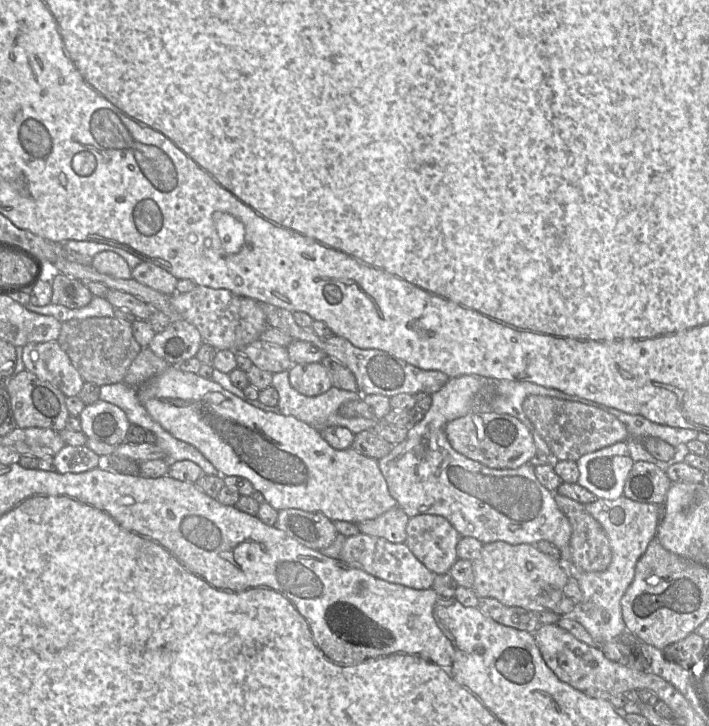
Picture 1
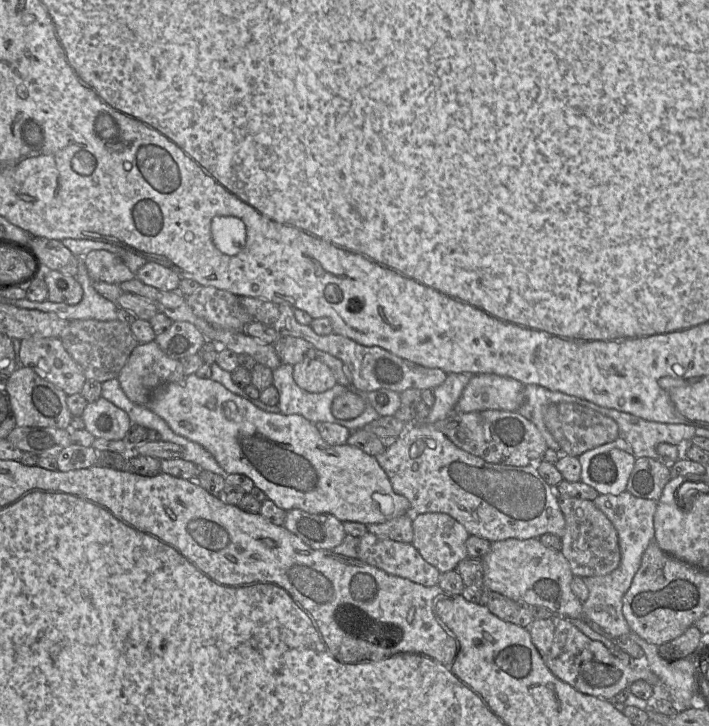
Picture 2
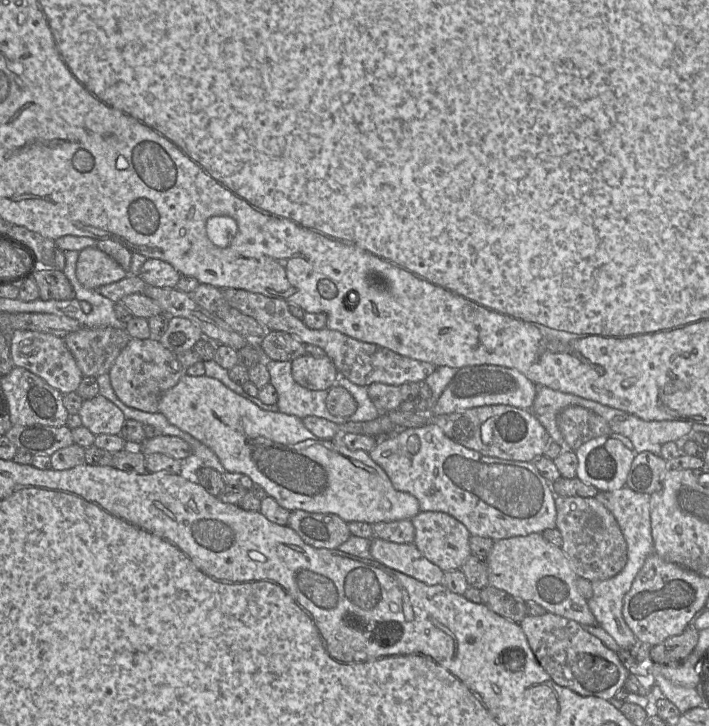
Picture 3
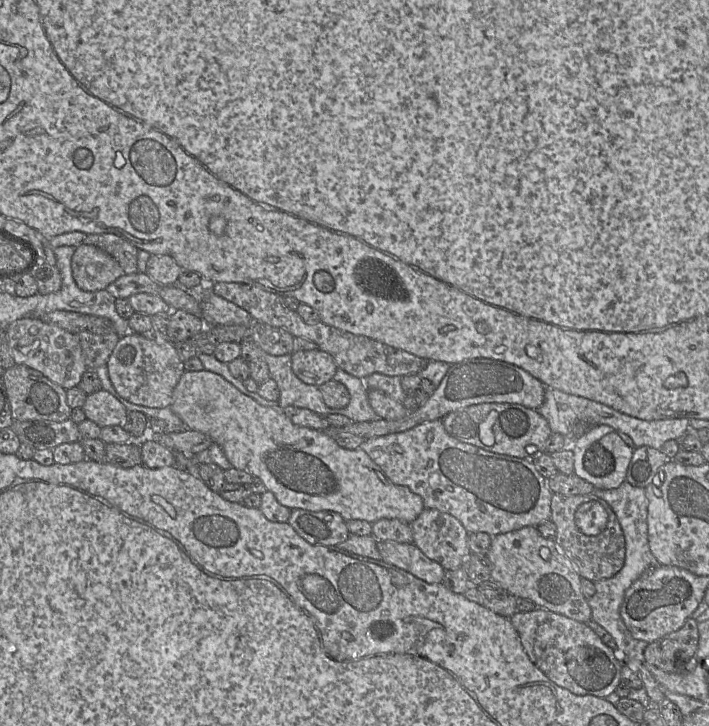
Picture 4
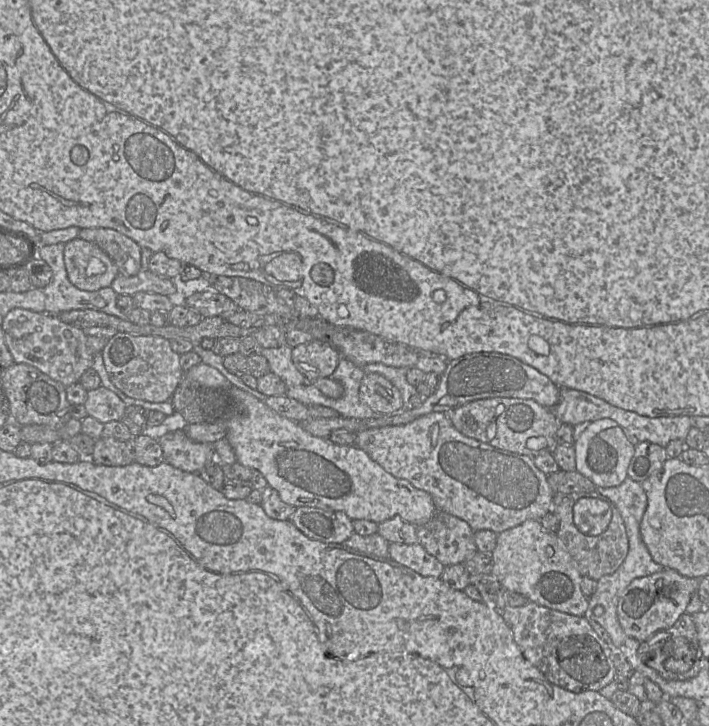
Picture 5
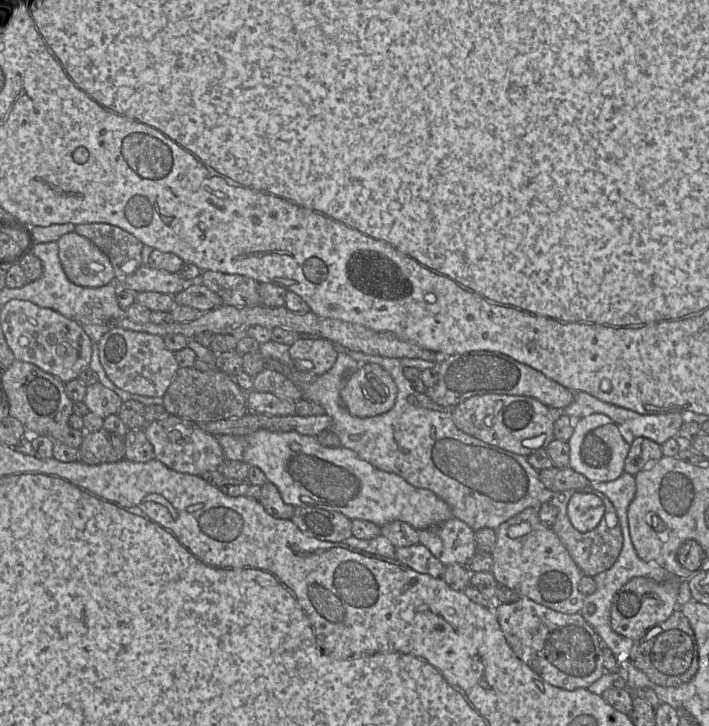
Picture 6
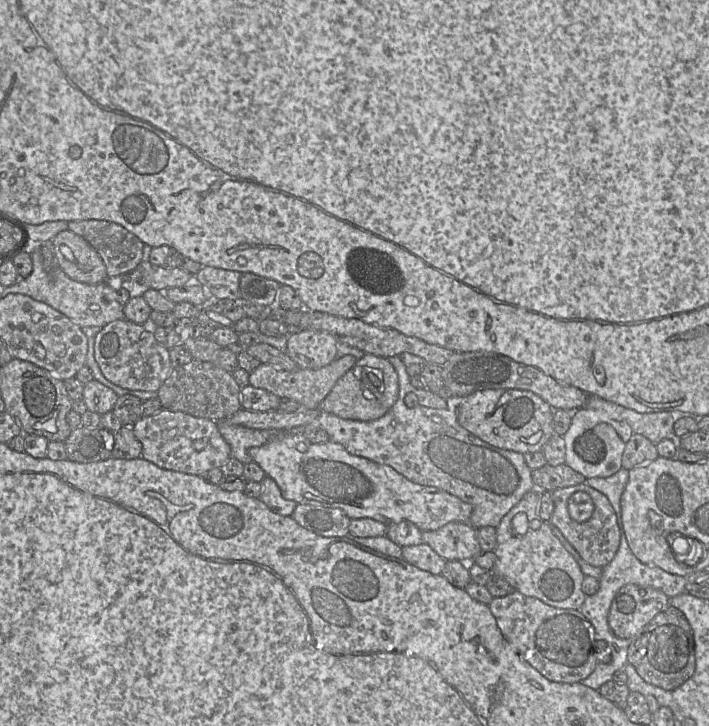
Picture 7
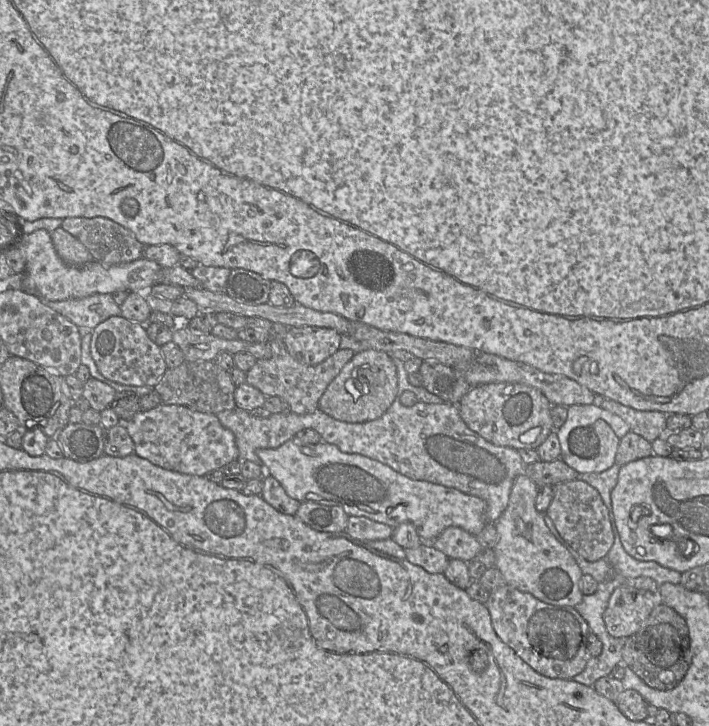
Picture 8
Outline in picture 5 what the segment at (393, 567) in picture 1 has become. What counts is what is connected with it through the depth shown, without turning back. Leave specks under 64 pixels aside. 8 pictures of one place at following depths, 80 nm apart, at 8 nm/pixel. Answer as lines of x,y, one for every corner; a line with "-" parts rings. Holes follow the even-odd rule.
389,543
389,557
424,577
440,578
444,566
431,556
421,544

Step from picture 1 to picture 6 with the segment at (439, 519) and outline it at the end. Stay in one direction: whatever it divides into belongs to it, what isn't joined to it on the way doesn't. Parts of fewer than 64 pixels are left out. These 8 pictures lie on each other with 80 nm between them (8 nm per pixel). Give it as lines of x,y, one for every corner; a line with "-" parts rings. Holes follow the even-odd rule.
454,517
439,525
417,531
419,543
444,566
466,565
478,551
475,532
463,521

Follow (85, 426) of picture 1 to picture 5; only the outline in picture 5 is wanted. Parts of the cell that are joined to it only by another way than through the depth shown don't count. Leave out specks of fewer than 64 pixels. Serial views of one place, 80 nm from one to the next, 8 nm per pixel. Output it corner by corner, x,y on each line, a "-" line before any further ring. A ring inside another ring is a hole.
102,385
94,390
87,391
84,406
88,415
102,424
121,421
127,407
114,392

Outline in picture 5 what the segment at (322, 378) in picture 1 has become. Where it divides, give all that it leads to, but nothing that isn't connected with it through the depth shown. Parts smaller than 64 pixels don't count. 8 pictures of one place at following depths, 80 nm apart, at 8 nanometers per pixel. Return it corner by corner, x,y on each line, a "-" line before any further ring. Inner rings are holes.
312,340
292,349
292,362
308,379
329,378
336,369
340,353
329,343

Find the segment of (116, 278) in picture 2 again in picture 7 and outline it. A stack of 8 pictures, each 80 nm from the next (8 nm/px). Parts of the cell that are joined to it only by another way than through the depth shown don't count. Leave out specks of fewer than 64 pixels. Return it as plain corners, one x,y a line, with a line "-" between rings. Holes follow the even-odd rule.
59,232
51,241
58,265
74,281
85,284
106,282
106,266
98,252
80,235

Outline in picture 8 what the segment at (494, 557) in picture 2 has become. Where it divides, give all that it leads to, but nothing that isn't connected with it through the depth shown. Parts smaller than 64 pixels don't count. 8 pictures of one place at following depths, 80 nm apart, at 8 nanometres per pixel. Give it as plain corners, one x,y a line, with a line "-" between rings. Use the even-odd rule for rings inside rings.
526,474
515,479
508,506
494,523
497,532
497,542
493,549
496,556
495,567
506,583
517,590
551,605
575,607
583,598
580,591
583,573
569,551
547,528
544,514
537,511
537,493
538,486
-
517,518
521,518
525,524
522,534
516,528

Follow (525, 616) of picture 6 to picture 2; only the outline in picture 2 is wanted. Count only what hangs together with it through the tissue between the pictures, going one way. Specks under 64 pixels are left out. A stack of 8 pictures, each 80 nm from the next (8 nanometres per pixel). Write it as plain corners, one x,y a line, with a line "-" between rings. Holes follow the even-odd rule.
553,615
547,619
534,619
525,629
552,674
583,694
611,700
637,680
644,680
652,687
662,683
649,667
624,664
601,642
588,638
563,617

